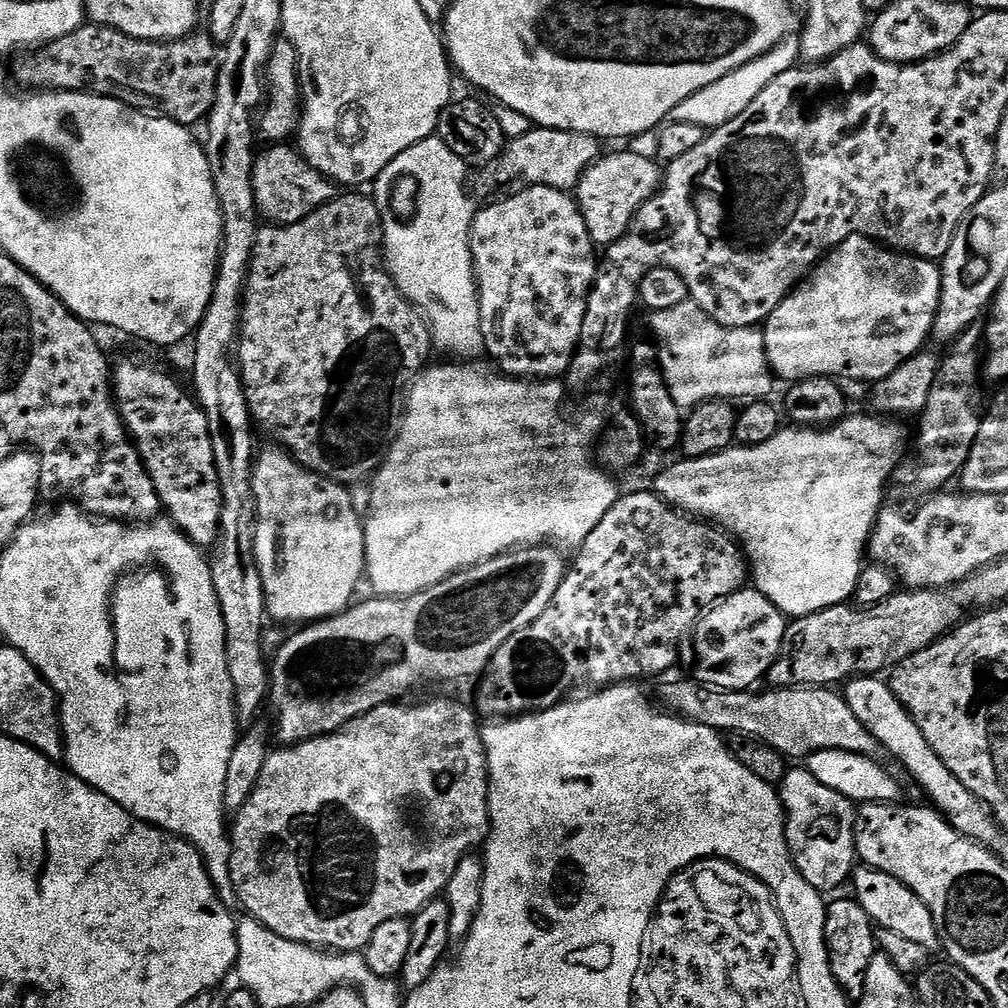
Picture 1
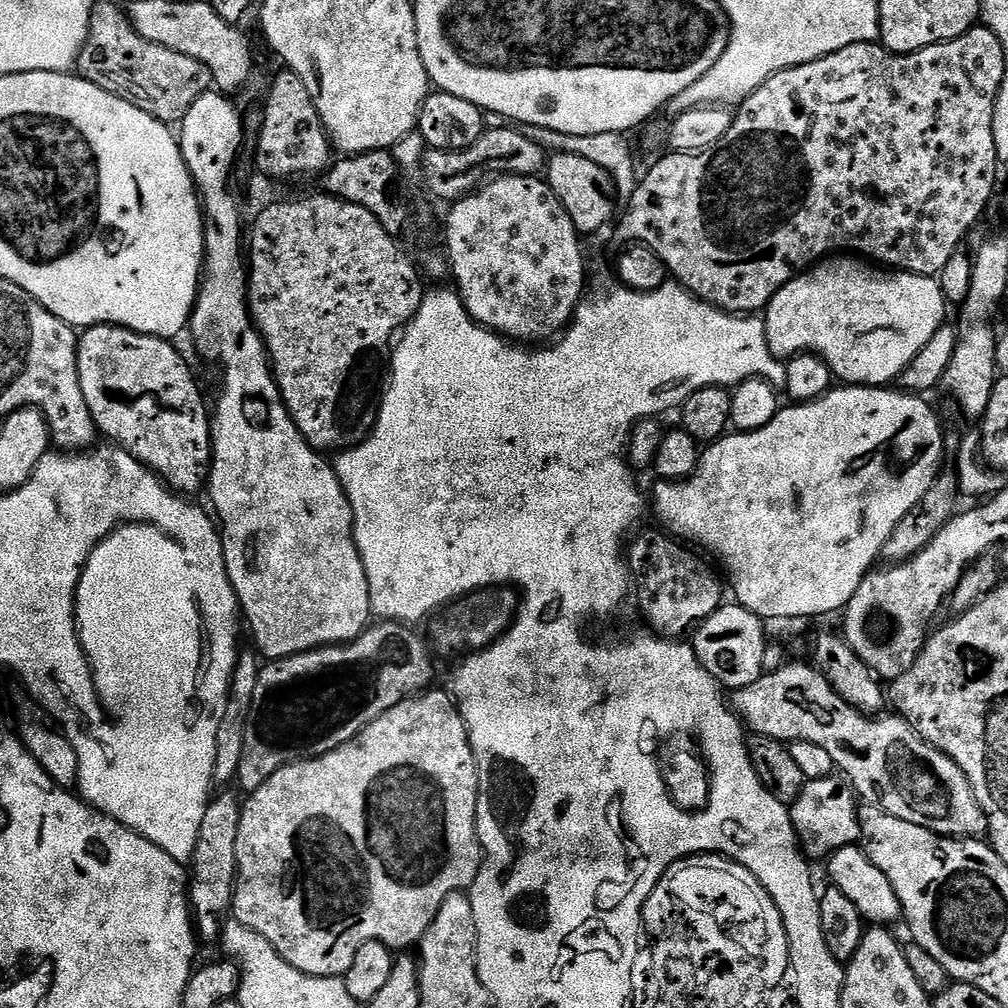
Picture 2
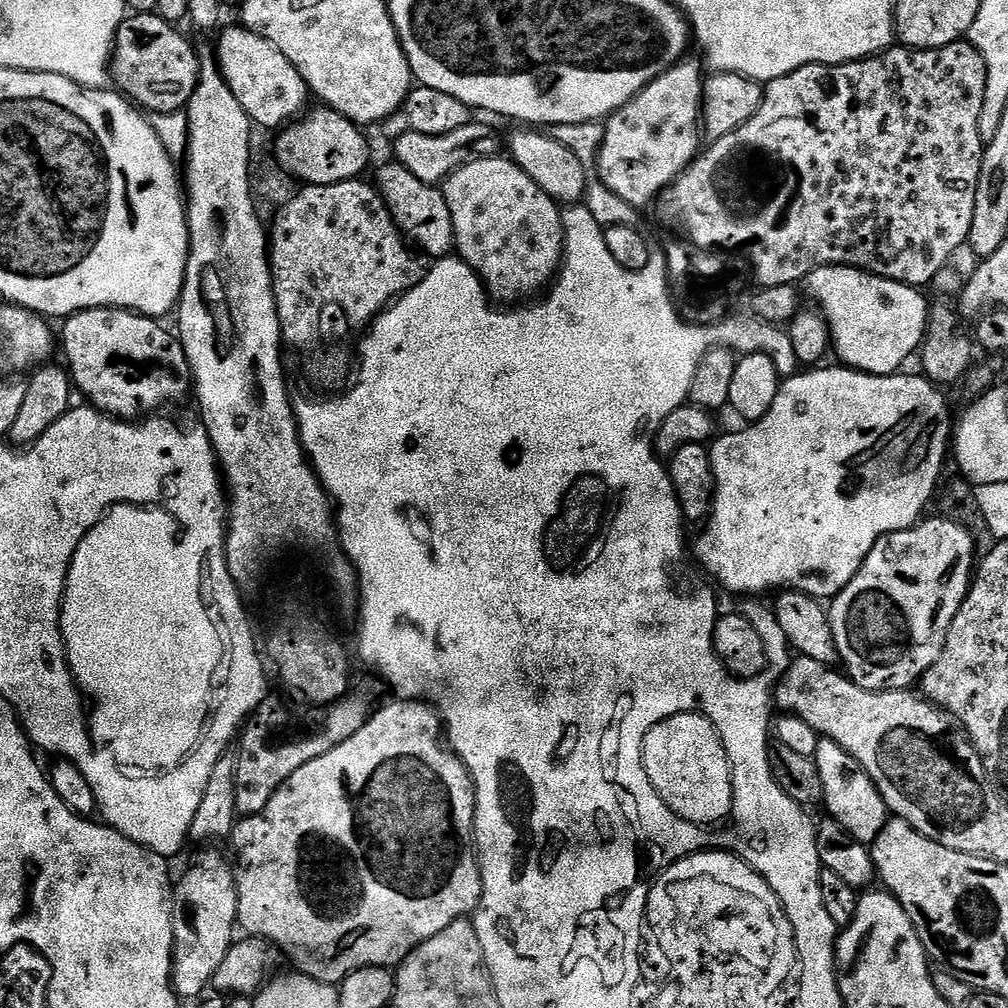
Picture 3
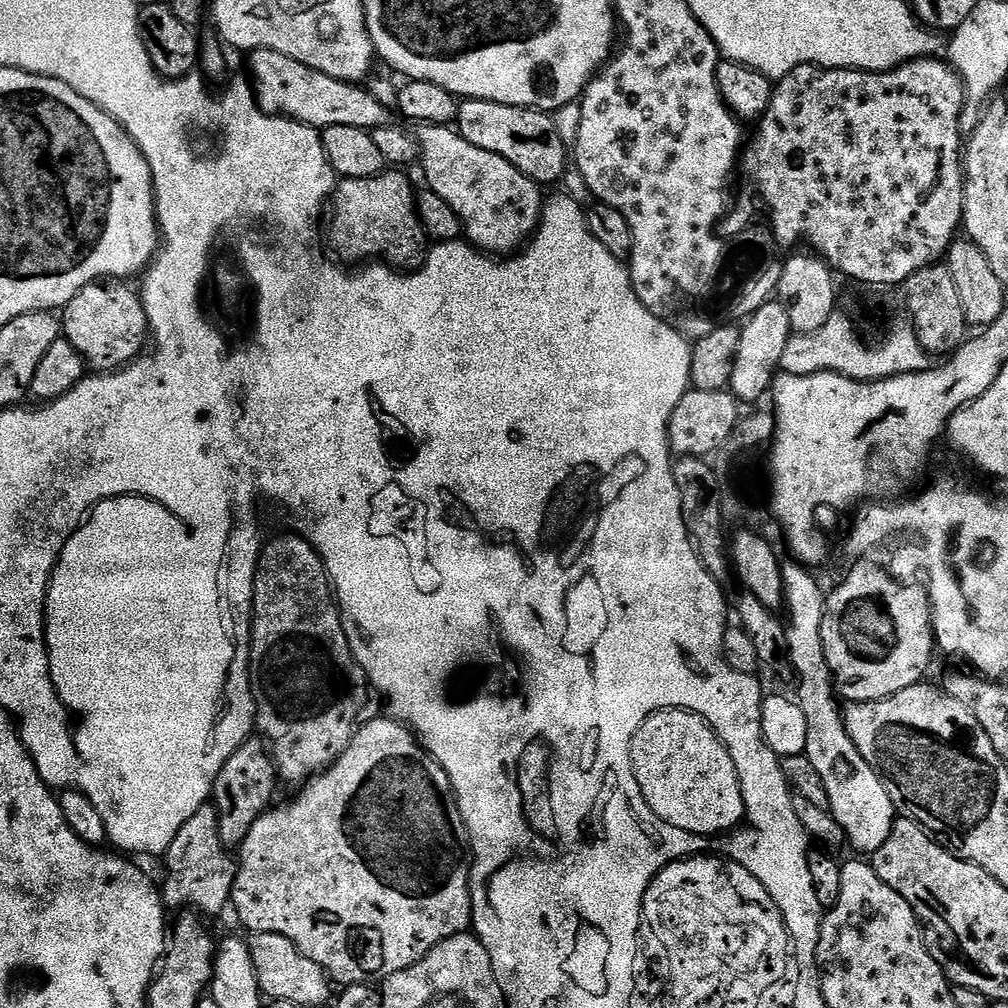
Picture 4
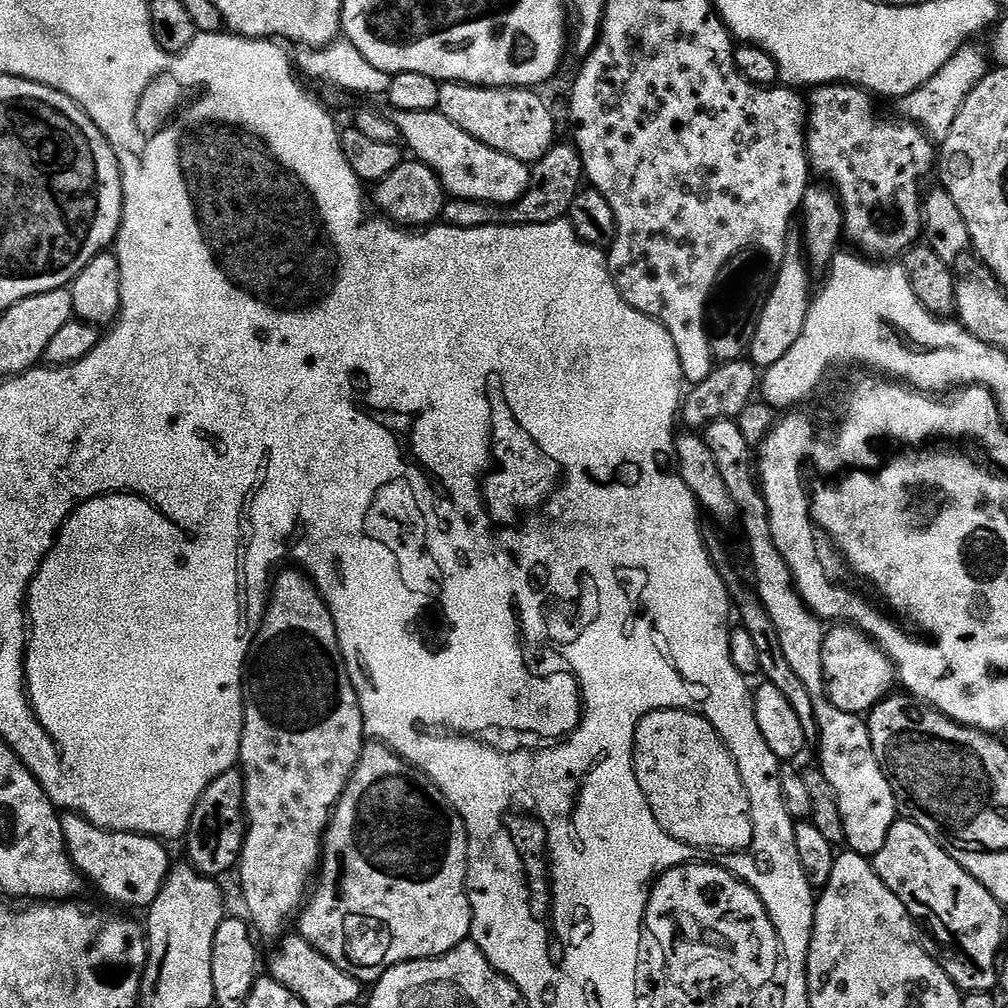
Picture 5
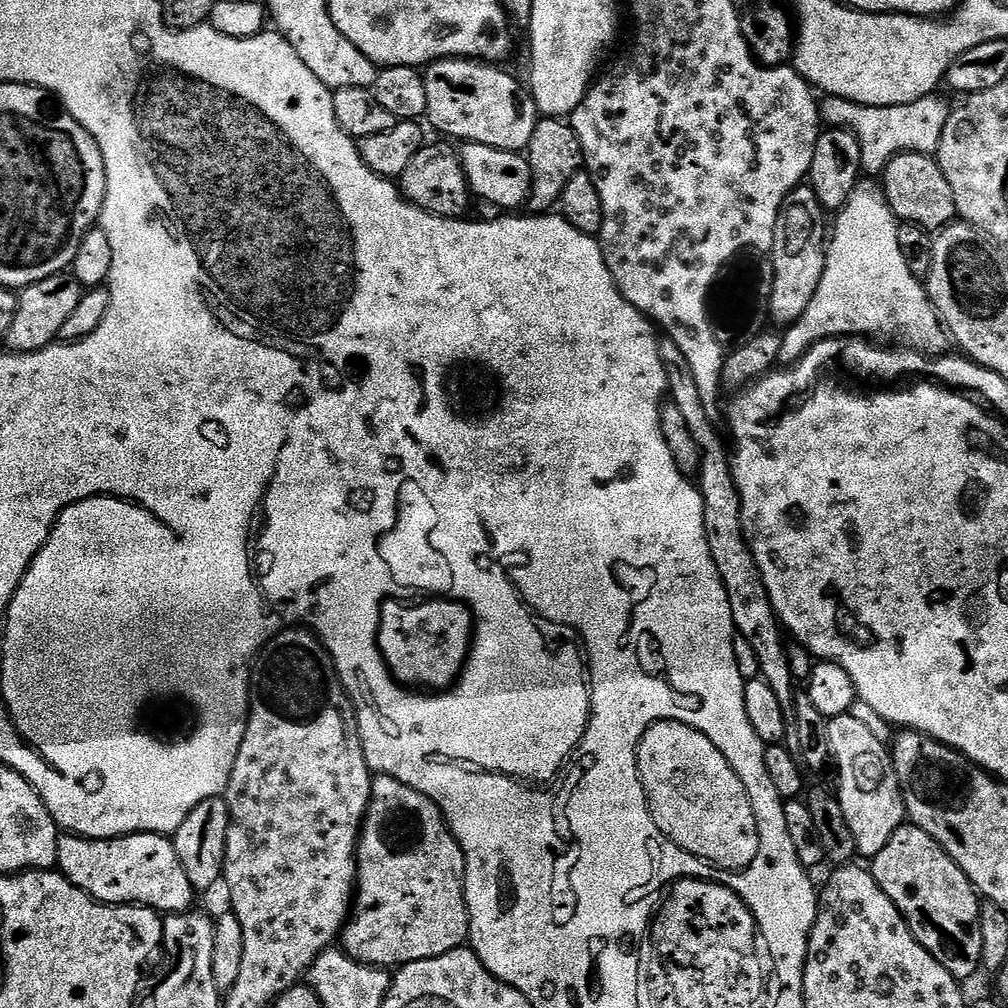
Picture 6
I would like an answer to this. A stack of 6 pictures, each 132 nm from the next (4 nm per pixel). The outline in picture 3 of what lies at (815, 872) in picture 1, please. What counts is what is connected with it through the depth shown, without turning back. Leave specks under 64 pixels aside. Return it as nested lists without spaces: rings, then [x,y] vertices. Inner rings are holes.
[[[821,739],[816,746],[814,757],[818,766],[818,774],[822,774],[824,787],[823,807],[828,808],[827,815],[841,824],[848,835],[859,844],[871,846],[890,819],[890,813],[882,794],[874,786],[871,778],[864,773],[862,766],[838,742]]]

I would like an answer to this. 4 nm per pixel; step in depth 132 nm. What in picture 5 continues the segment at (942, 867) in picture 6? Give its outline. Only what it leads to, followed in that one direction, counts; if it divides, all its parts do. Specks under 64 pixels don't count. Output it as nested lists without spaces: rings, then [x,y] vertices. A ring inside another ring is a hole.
[[[898,818],[893,822],[890,834],[886,834],[886,843],[871,861],[878,878],[898,894],[913,920],[921,925],[928,924],[938,943],[956,948],[949,956],[941,955],[939,962],[961,993],[991,993],[992,987],[995,989],[998,984],[1005,909],[992,897],[990,890],[954,862],[943,846],[913,820]]]

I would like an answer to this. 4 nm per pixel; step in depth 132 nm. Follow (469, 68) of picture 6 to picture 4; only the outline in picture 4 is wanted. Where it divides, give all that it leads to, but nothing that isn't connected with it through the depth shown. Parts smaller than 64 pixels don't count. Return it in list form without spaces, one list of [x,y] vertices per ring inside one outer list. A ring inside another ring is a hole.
[[[460,100],[460,113],[454,121],[460,136],[466,138],[474,146],[482,150],[490,150],[490,154],[498,154],[510,162],[510,166],[517,168],[522,174],[535,180],[541,186],[556,184],[564,176],[564,171],[570,168],[570,152],[564,146],[558,130],[555,129],[553,117],[547,112],[539,112],[536,108],[519,108],[509,104],[495,104],[489,100]]]

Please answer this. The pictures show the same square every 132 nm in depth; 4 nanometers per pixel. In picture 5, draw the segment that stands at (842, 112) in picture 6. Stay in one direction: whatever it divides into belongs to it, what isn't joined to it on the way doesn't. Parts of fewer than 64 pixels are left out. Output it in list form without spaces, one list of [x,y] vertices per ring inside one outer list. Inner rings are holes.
[[[972,47],[959,48],[950,62],[946,62],[946,66],[942,66],[942,70],[938,70],[938,74],[930,78],[930,82],[918,86],[918,90],[908,96],[899,97],[899,115],[921,125],[933,141],[942,142],[946,134],[950,134],[950,126],[954,126],[954,118],[958,118],[962,110],[962,102],[966,102],[970,90],[974,90],[974,86],[978,86],[978,82],[982,82],[982,78],[990,71],[990,60],[985,49],[983,52],[980,48]]]

